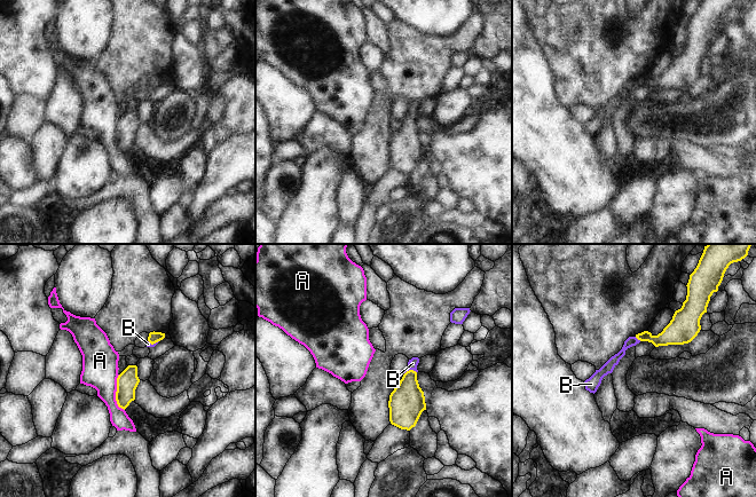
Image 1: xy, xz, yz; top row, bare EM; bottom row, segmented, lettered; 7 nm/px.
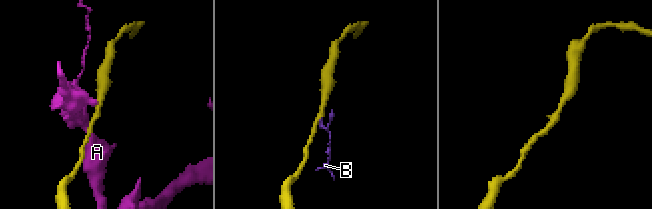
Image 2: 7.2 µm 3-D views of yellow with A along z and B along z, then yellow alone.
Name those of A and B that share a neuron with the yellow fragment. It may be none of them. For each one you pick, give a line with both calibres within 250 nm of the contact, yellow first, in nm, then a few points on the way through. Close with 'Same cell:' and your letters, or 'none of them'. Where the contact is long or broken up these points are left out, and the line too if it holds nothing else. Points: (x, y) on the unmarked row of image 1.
B: Thickness 260 nm (yellow) against 70 nm. Path across: xz (407, 146), (410, 113), (412, 107)
Same cell: B.

